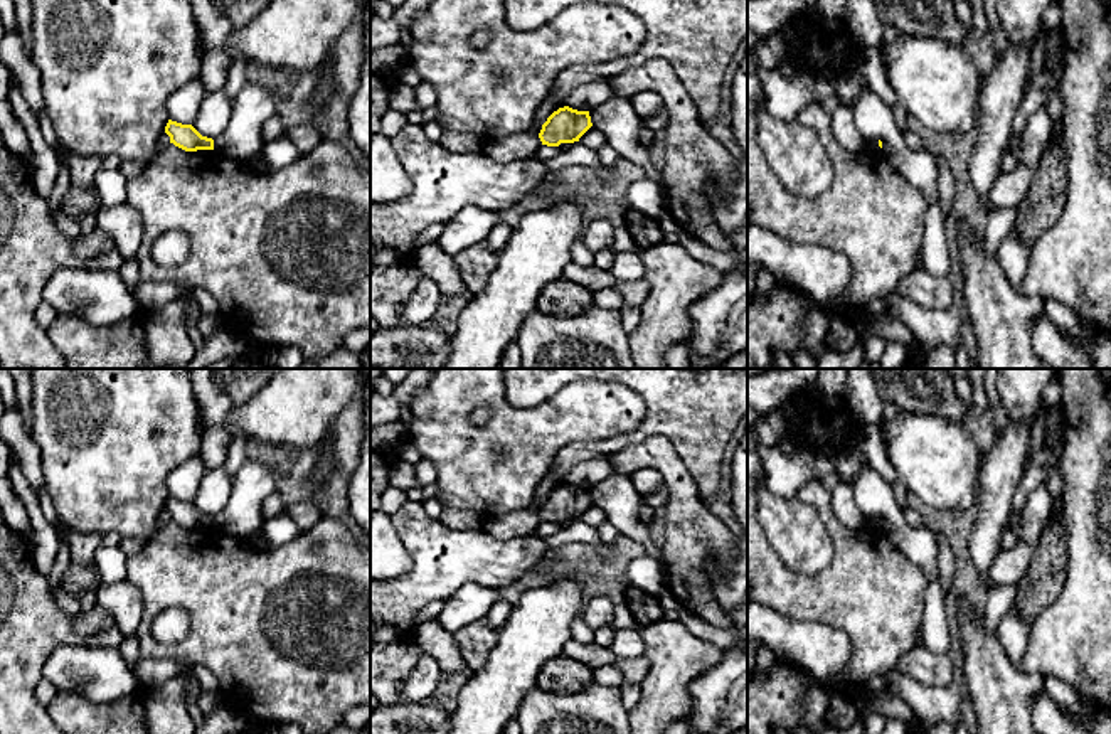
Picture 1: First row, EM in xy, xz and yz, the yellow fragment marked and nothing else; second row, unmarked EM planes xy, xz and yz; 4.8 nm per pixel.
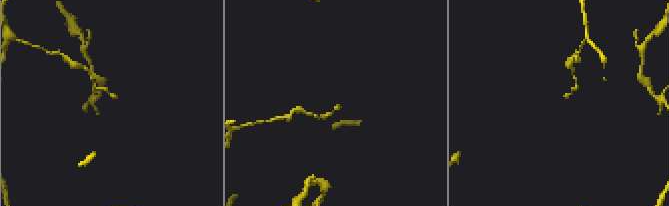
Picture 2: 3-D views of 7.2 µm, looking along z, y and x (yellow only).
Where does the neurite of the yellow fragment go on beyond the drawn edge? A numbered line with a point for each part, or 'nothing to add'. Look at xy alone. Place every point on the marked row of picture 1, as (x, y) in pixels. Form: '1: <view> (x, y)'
nothing to add

